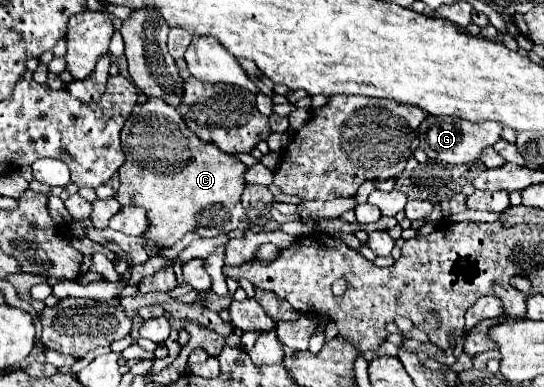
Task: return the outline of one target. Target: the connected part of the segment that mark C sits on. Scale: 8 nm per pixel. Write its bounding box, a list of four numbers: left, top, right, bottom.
[115,98,261,248]

